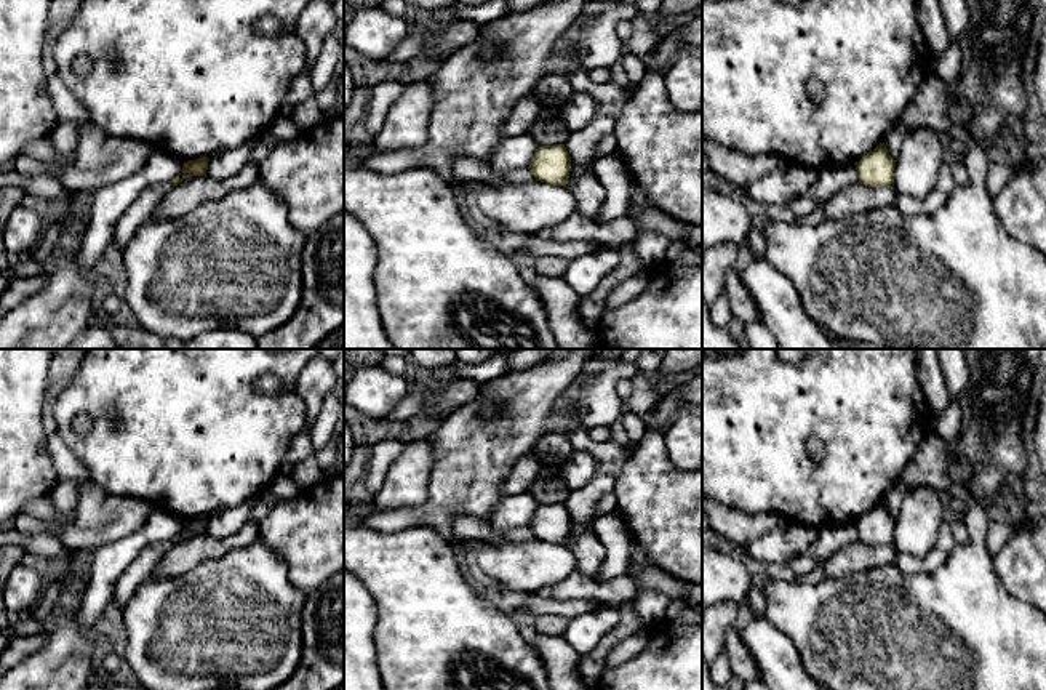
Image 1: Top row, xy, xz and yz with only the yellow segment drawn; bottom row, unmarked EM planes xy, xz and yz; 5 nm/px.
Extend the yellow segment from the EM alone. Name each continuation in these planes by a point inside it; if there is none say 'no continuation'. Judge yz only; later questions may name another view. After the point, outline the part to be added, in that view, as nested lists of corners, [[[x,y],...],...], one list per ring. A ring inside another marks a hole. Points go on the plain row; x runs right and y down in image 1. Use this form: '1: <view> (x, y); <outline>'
no continuation

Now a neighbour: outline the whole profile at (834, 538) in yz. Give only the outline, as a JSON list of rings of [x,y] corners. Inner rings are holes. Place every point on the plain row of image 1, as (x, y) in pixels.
[[[854,522],[822,527],[819,528],[819,535],[814,540],[814,543],[808,548],[806,554],[824,564],[835,552],[857,541],[857,538],[859,538],[859,532]]]

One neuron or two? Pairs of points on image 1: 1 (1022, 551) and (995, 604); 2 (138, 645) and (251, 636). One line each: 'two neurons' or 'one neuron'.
1: two neurons
2: one neuron

